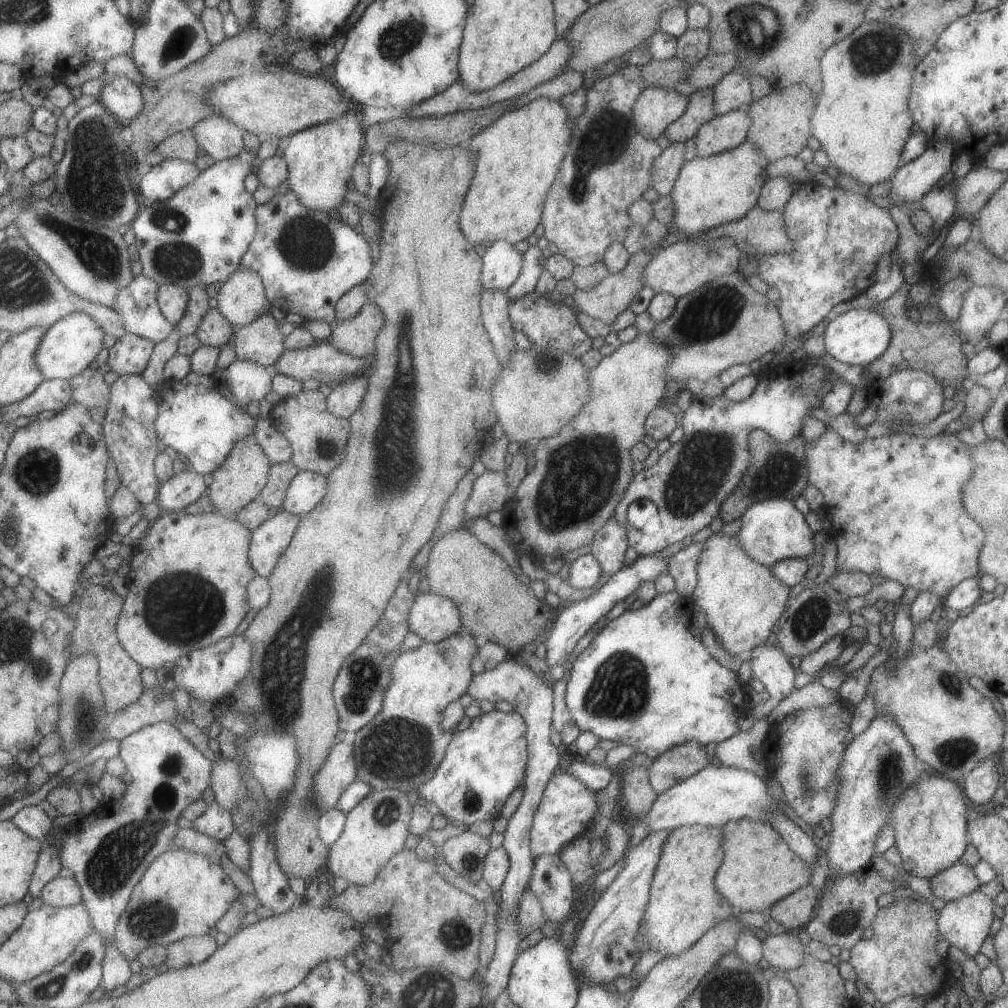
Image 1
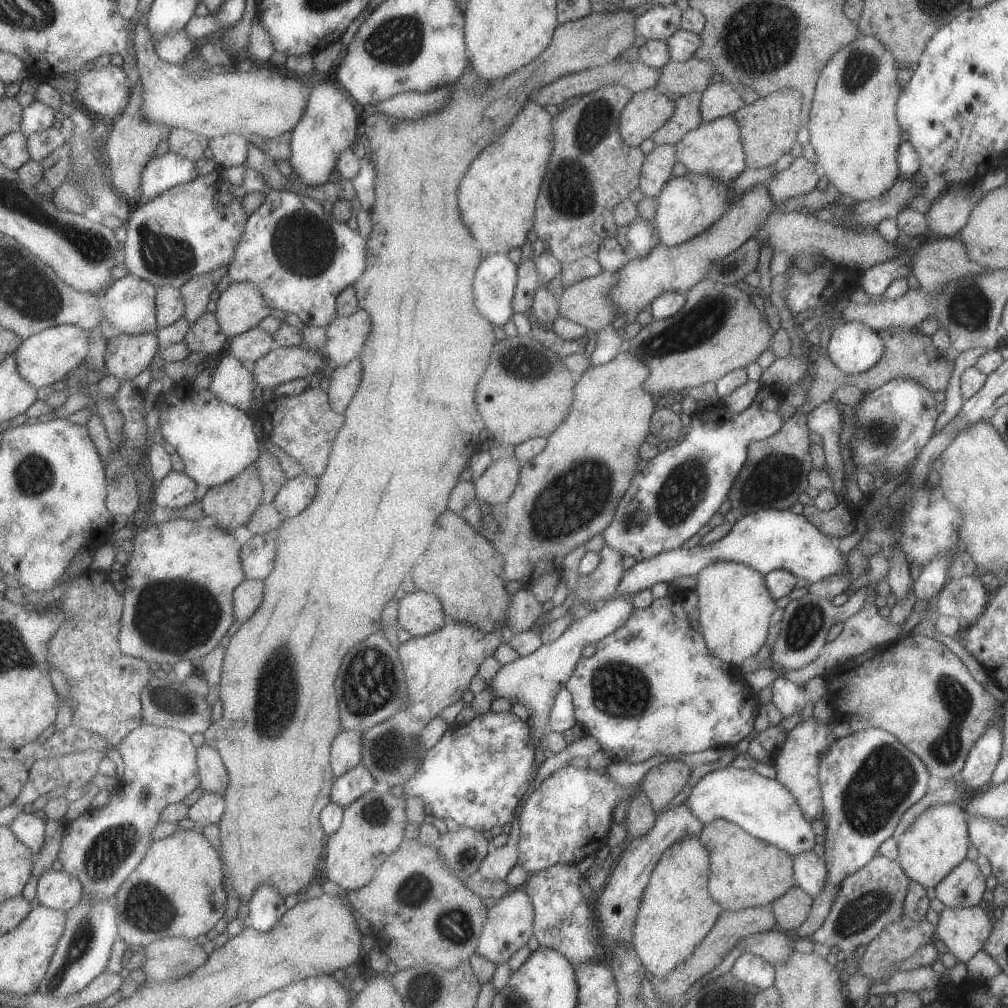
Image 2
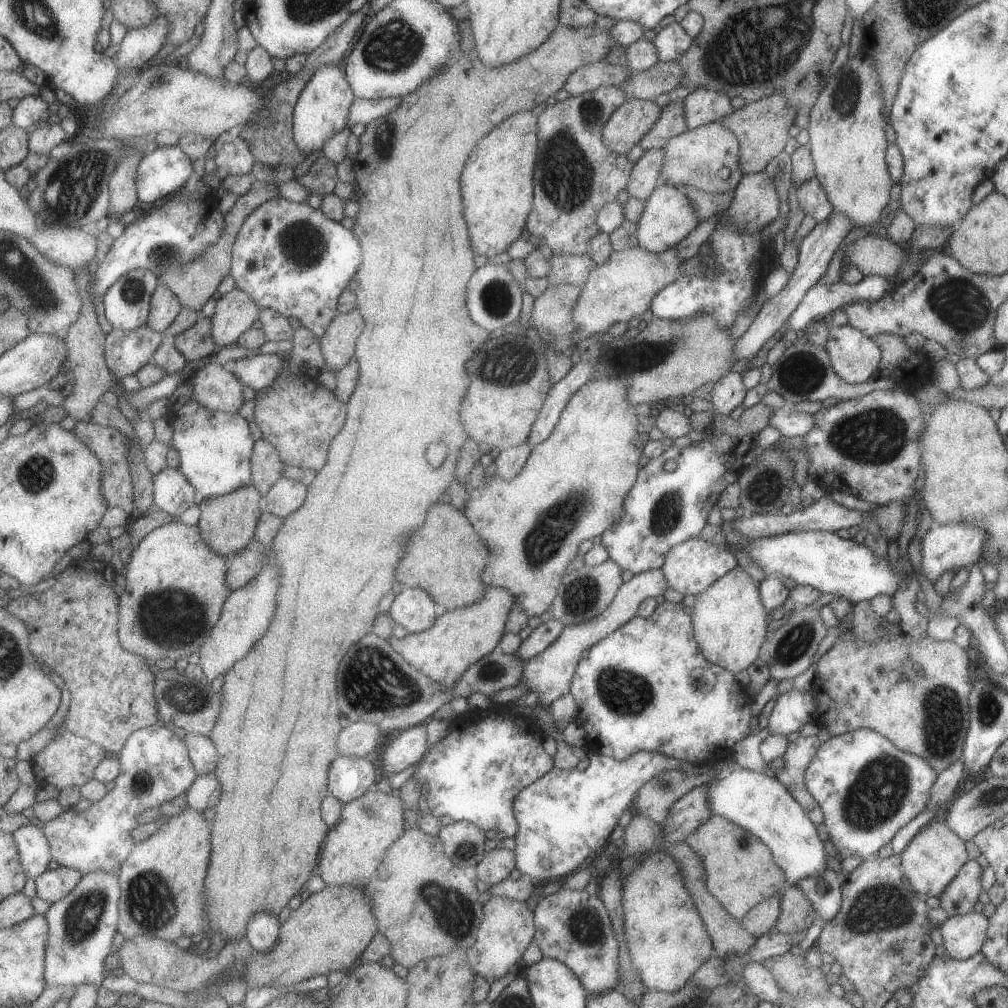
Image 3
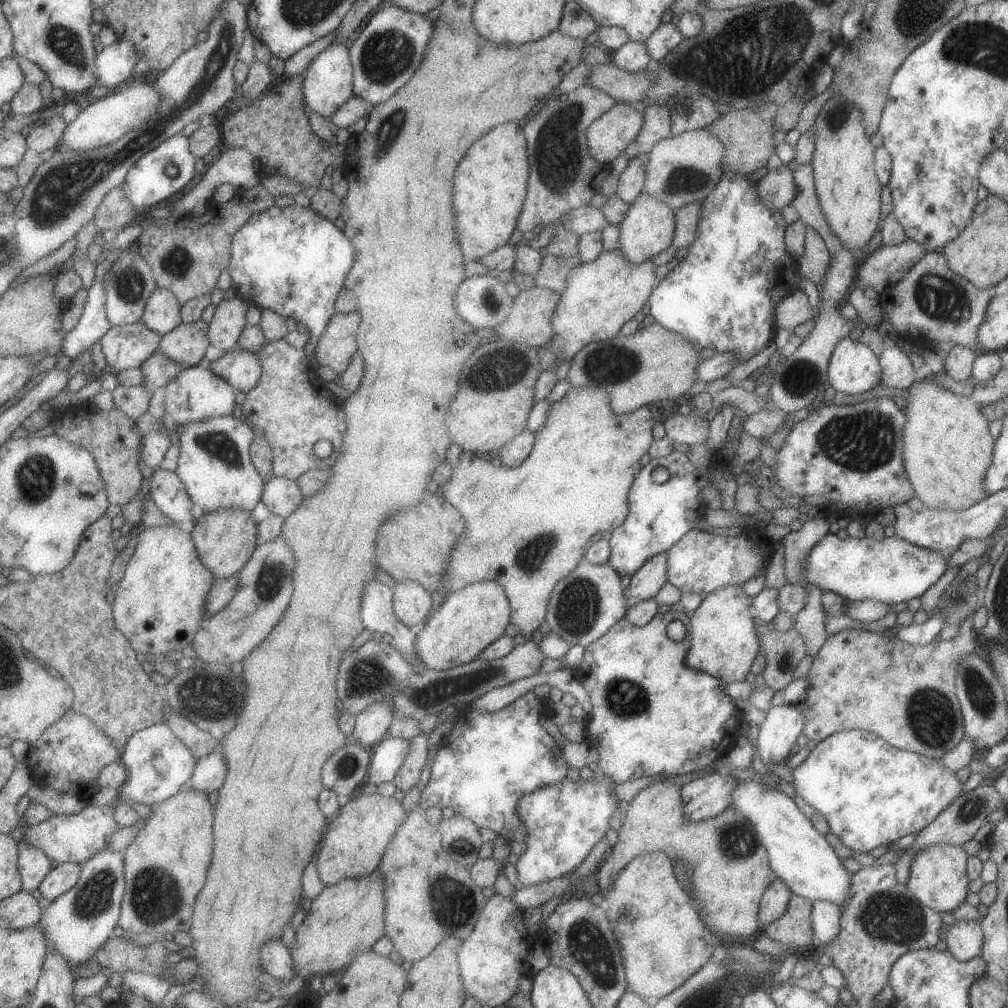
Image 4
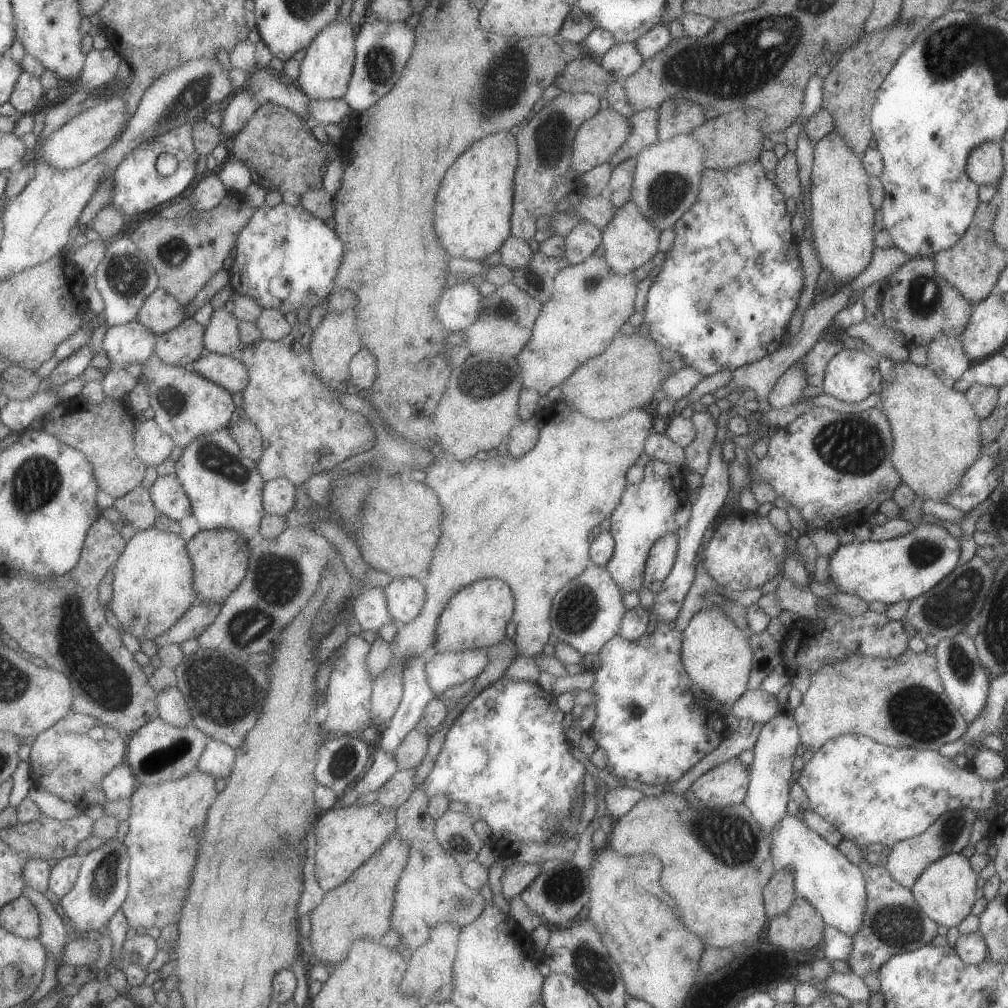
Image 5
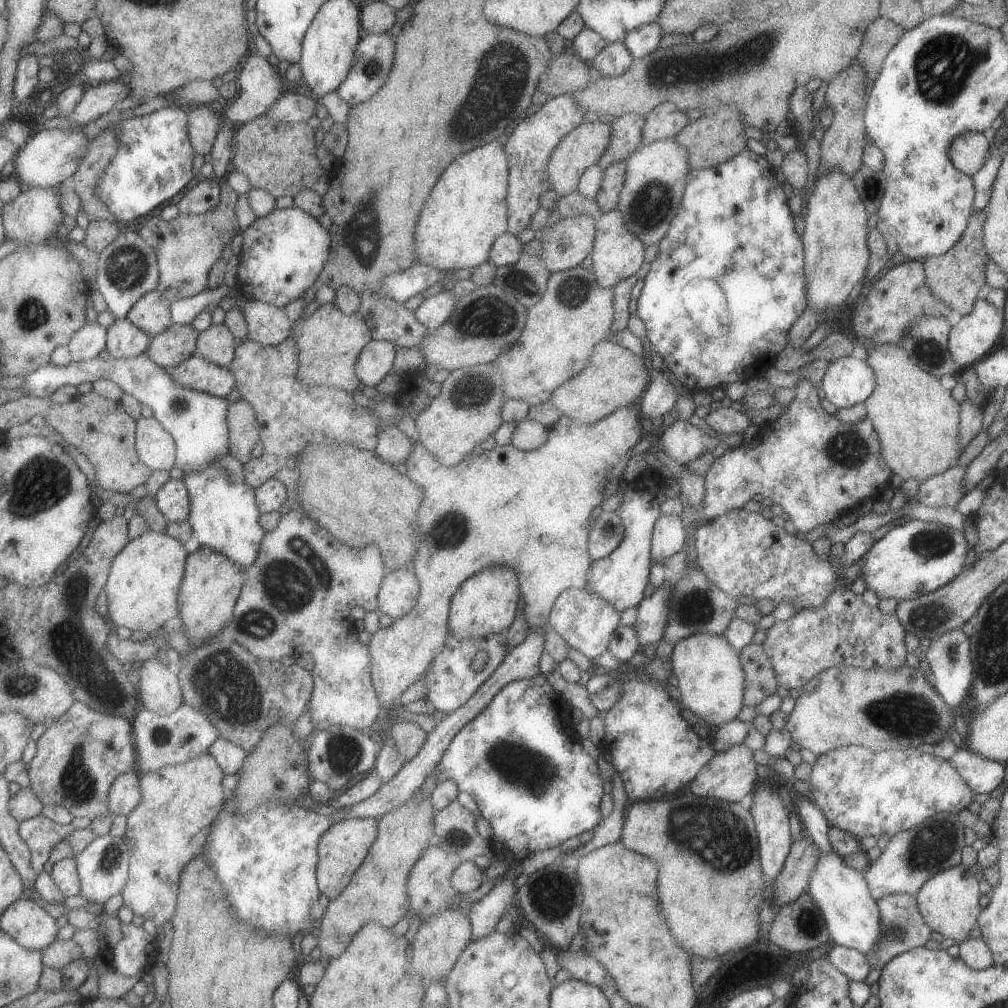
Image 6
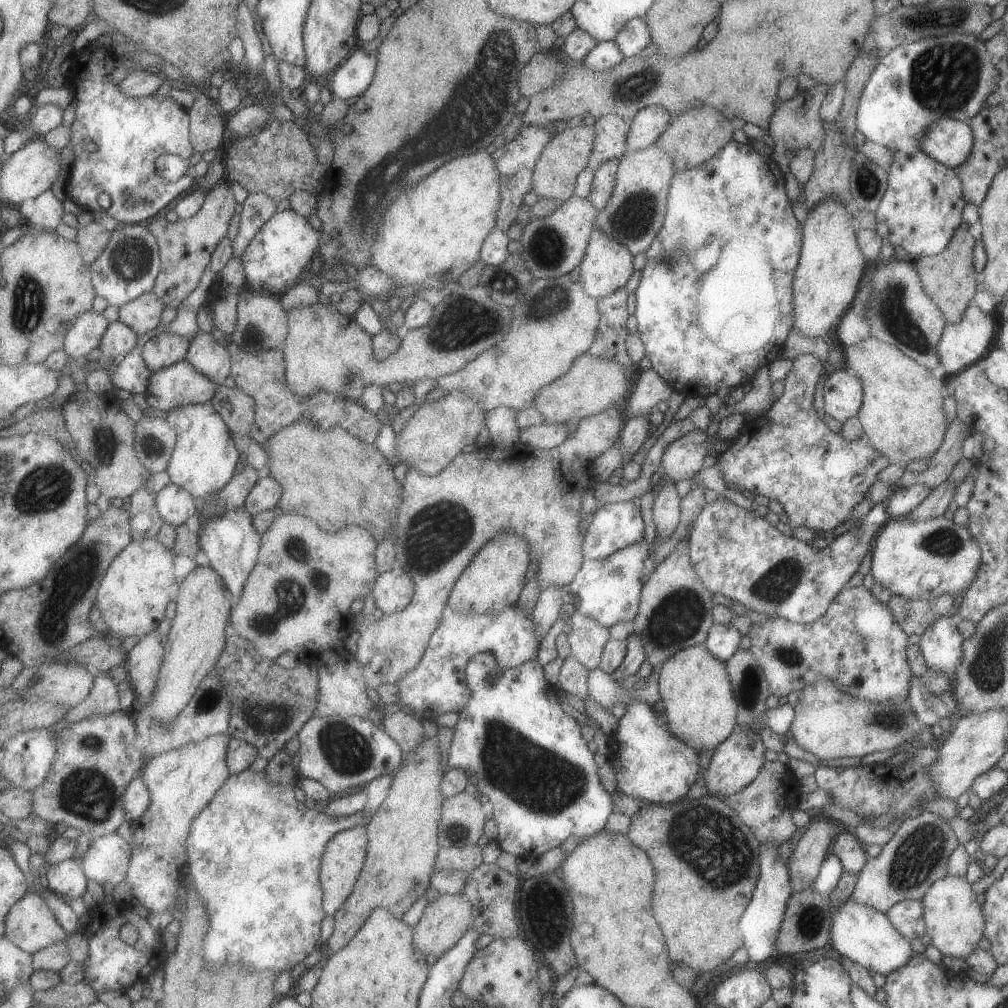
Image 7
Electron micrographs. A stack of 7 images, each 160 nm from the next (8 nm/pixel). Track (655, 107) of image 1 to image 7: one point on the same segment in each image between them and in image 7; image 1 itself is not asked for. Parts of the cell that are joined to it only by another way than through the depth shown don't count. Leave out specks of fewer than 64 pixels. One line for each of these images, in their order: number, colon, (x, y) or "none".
2: (649, 109)
3: (628, 123)
4: (608, 136)
5: (599, 138)
6: (583, 146)
7: (567, 154)

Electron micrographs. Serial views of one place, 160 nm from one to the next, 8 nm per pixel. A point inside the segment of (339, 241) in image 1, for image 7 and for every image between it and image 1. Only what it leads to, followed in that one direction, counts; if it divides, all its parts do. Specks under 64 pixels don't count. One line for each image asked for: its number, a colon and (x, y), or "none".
2: (302, 259)
3: (290, 257)
4: (293, 260)
5: (288, 259)
6: (283, 254)
7: (281, 252)

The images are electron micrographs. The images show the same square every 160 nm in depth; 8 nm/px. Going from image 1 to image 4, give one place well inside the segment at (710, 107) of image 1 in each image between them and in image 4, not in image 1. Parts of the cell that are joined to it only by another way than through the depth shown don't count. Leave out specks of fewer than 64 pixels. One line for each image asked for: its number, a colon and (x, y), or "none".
2: (686, 115)
3: (671, 121)
4: (656, 125)

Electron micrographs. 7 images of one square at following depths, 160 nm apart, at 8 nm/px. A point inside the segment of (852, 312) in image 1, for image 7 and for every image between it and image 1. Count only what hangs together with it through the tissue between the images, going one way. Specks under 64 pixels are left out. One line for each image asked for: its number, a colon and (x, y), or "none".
2: (853, 347)
3: (853, 356)
4: (853, 367)
5: (850, 375)
6: (847, 380)
7: (842, 392)

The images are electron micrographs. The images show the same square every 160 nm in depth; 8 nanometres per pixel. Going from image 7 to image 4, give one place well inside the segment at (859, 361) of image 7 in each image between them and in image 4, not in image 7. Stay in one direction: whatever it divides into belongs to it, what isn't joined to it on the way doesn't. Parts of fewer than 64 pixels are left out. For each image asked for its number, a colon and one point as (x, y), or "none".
4: (946, 448)
5: (935, 433)
6: (917, 423)

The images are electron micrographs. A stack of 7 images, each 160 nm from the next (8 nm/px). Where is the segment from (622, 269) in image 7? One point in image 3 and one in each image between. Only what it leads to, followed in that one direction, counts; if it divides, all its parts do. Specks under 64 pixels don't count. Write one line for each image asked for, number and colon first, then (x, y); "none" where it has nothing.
3: (668, 216)
4: (648, 227)
5: (629, 239)
6: (618, 253)

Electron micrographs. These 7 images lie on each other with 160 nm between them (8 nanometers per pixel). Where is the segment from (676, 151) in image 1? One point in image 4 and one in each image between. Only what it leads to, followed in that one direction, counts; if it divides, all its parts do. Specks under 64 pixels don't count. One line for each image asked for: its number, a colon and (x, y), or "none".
2: (656, 169)
3: (645, 175)
4: (629, 184)

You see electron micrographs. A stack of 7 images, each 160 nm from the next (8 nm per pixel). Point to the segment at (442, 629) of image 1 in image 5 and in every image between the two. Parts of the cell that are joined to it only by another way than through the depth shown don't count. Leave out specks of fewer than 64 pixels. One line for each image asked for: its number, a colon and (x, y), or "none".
2: (421, 613)
3: (414, 608)
4: (414, 604)
5: (407, 596)

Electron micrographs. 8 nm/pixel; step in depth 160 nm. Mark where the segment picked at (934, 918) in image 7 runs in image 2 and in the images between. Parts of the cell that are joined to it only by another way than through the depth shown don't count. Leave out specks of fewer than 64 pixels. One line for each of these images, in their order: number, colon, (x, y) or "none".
2: (937, 840)
3: (933, 855)
4: (937, 877)
5: (945, 891)
6: (948, 902)

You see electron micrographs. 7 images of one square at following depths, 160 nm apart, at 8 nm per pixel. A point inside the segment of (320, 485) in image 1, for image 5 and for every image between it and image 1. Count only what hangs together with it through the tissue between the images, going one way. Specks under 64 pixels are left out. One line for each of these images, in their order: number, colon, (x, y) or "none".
2: (297, 495)
3: (288, 495)
4: (282, 496)
5: (280, 495)

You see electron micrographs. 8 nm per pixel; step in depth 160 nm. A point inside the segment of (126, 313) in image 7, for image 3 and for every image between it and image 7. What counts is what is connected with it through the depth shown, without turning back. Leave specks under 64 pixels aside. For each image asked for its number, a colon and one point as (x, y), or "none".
3: (166, 306)
4: (163, 313)
5: (162, 312)
6: (152, 312)

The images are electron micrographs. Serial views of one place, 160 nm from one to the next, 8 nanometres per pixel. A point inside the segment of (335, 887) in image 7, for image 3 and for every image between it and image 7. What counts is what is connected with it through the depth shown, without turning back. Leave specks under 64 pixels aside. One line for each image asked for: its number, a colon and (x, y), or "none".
3: (355, 849)
4: (354, 845)
5: (347, 837)
6: (343, 849)

